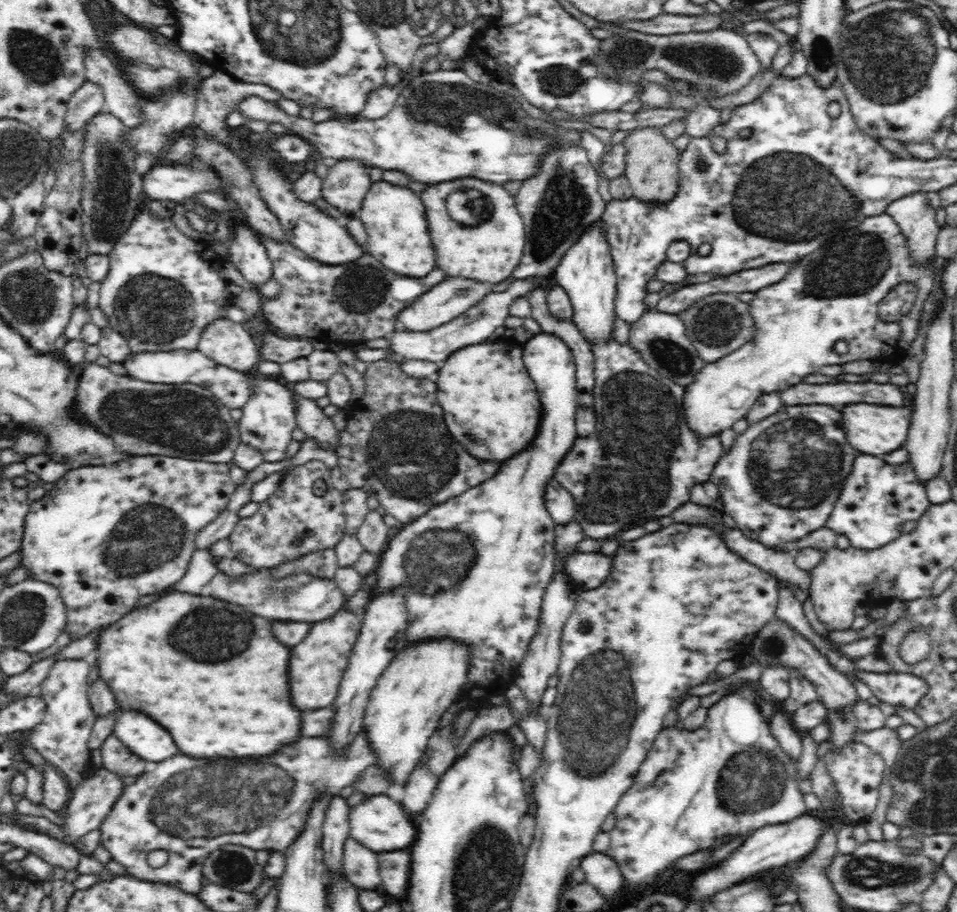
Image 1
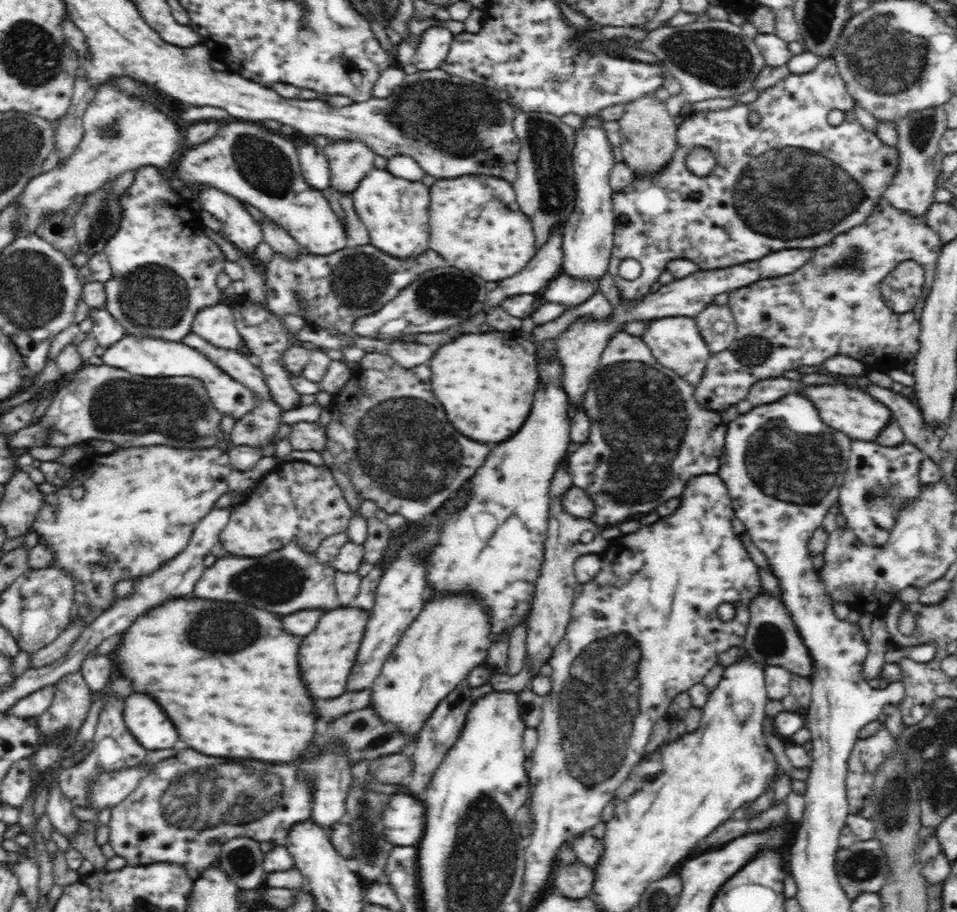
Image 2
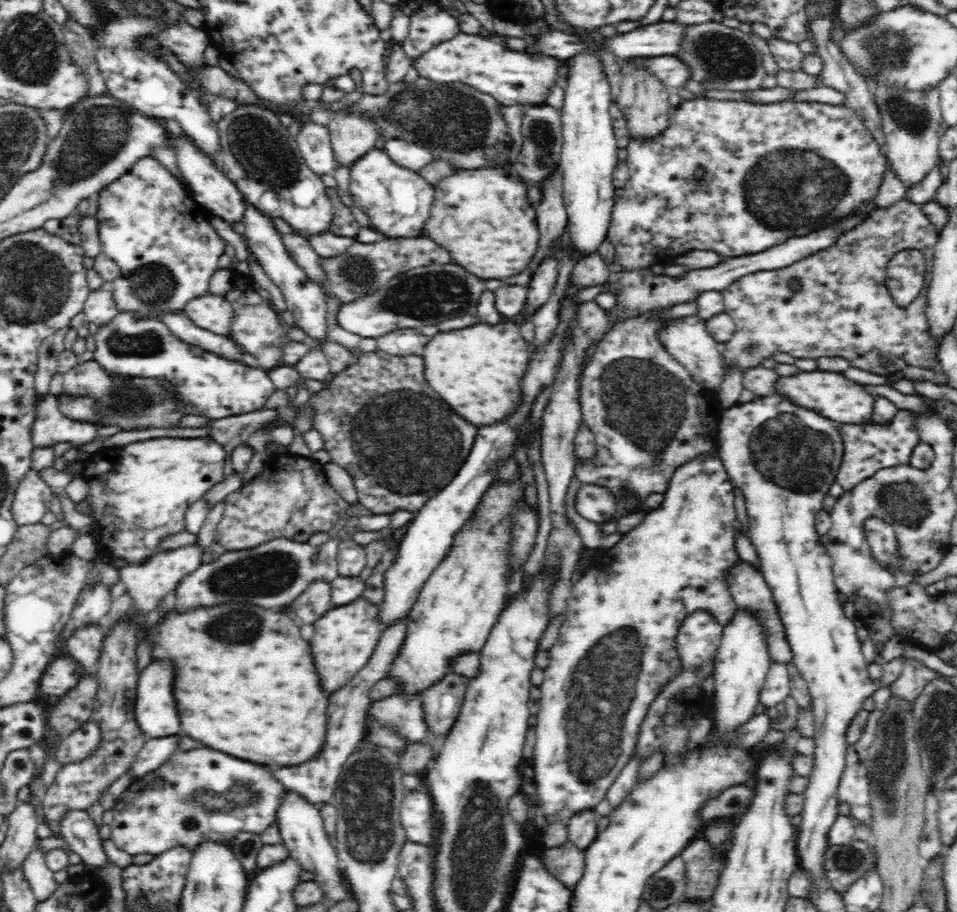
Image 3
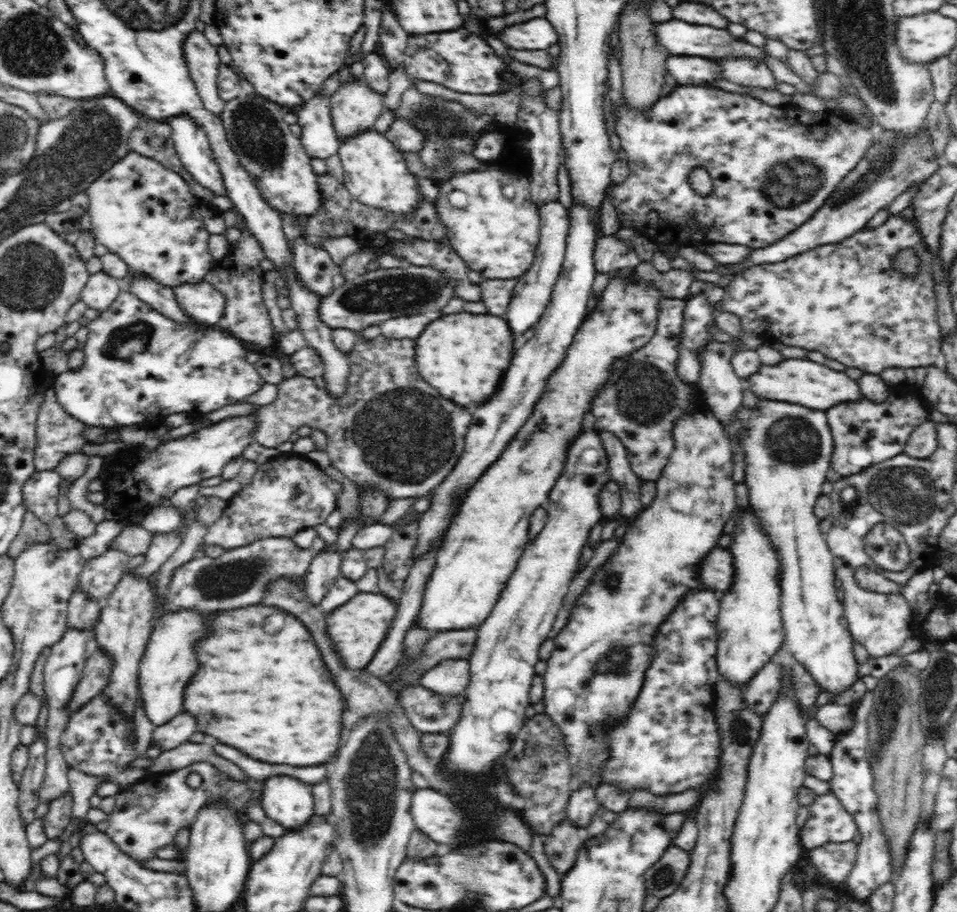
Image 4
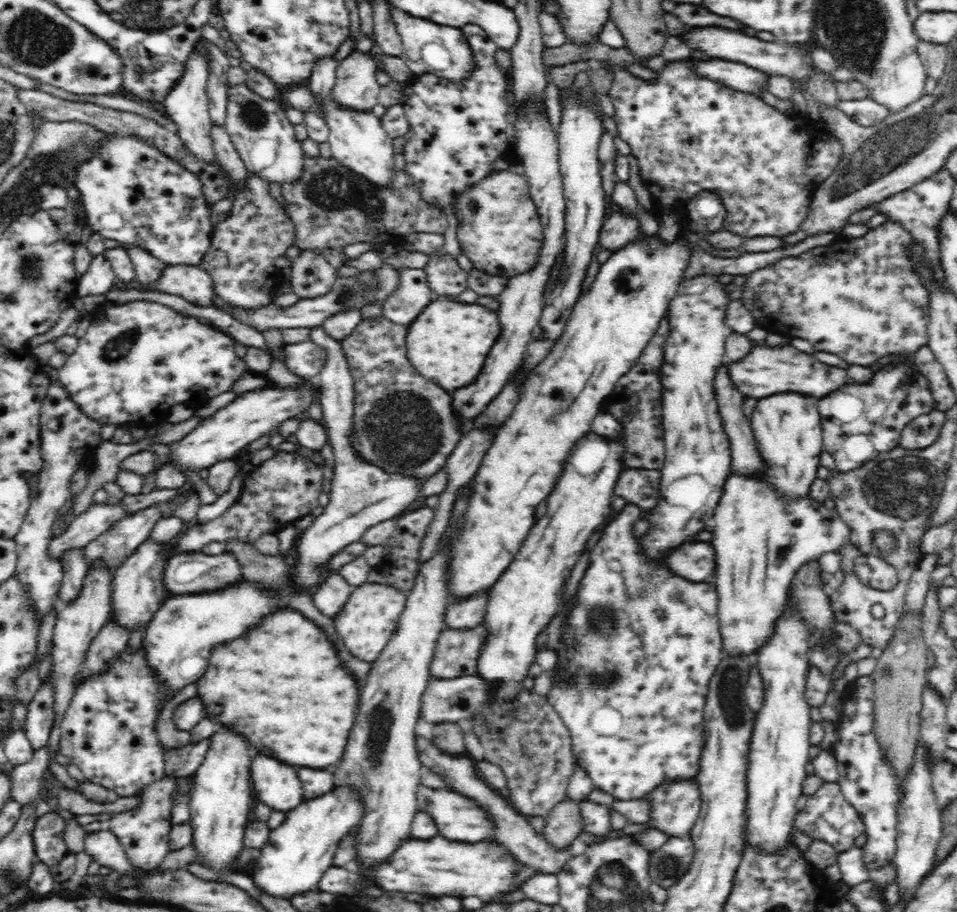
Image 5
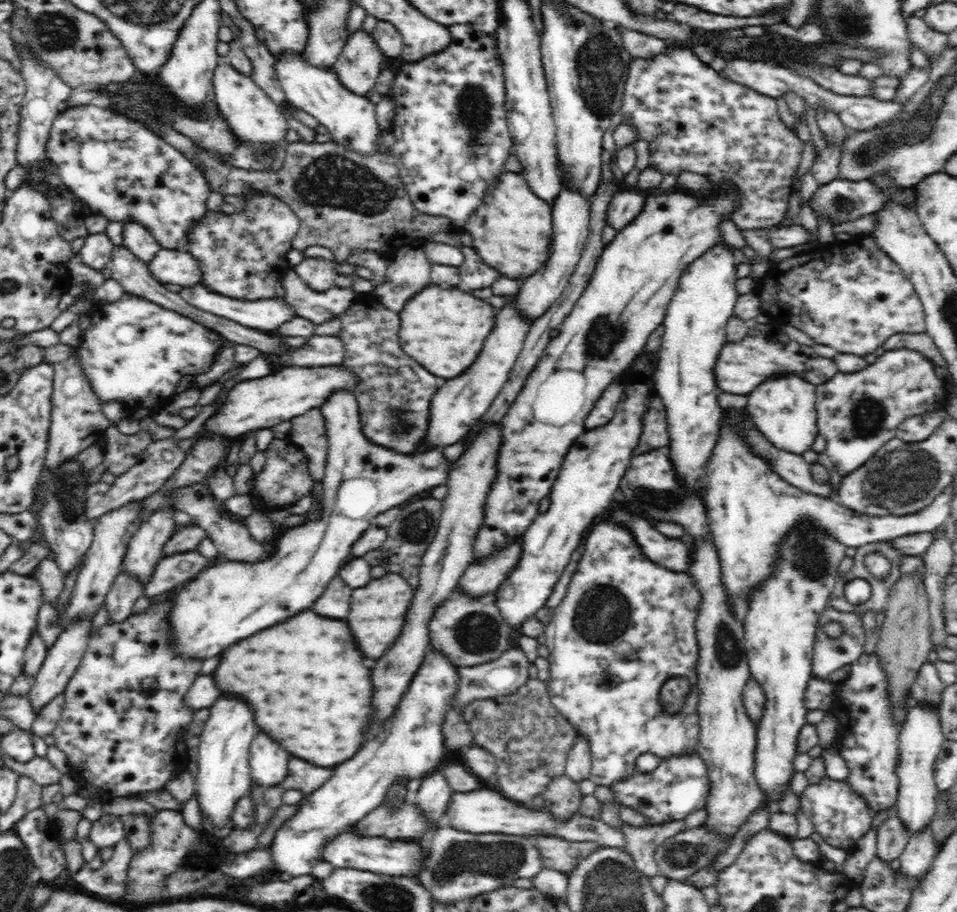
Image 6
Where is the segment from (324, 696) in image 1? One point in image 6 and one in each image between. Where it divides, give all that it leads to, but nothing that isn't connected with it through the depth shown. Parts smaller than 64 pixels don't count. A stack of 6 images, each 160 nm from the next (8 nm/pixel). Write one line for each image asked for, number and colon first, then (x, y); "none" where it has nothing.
2: (327, 656)
3: (344, 639)
4: (358, 628)
5: (365, 625)
6: (377, 615)

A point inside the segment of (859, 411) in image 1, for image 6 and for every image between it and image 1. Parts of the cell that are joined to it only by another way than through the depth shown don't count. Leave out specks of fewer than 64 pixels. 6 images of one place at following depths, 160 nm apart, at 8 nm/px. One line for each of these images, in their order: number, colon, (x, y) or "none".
2: (856, 414)
3: (831, 395)
4: (802, 382)
5: (766, 370)
6: (741, 366)

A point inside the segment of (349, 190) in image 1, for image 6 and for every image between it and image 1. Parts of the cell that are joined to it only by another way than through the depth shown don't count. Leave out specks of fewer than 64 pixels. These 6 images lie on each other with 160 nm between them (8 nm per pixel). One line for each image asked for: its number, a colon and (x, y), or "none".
2: (349, 161)
3: (352, 135)
4: (354, 107)
5: (356, 87)
6: (360, 63)

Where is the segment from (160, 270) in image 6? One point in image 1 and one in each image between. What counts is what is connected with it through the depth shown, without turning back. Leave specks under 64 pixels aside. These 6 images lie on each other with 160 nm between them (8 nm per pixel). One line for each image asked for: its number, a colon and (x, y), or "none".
1: (228, 343)
2: (216, 325)
3: (214, 313)
4: (205, 304)
5: (195, 285)

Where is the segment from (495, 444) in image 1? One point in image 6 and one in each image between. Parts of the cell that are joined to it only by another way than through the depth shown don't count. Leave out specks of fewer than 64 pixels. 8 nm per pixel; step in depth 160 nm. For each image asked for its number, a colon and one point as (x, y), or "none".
2: (487, 382)
3: (477, 370)
4: (464, 356)
5: (448, 343)
6: (443, 329)

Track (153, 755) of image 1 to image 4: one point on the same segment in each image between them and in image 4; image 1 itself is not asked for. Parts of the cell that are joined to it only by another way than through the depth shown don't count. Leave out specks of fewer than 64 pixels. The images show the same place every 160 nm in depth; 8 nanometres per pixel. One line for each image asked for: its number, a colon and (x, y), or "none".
2: (143, 717)
3: (155, 710)
4: (168, 662)

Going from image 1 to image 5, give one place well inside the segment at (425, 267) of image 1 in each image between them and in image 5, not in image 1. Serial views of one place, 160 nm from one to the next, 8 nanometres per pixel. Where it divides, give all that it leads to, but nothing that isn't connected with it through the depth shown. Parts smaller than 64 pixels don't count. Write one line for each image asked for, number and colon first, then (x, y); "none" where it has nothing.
2: (395, 211)
3: (398, 201)
4: (375, 173)
5: (357, 139)

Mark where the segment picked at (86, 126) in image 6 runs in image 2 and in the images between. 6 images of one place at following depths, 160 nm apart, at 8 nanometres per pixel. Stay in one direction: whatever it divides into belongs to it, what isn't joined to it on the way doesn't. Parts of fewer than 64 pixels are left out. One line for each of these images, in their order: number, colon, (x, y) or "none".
2: (164, 267)
3: (161, 238)
4: (145, 213)
5: (131, 192)

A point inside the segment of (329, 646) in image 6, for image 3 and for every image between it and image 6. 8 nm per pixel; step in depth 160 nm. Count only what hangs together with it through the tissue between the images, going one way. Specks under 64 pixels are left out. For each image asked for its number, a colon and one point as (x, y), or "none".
3: (239, 668)
4: (269, 695)
5: (282, 685)

